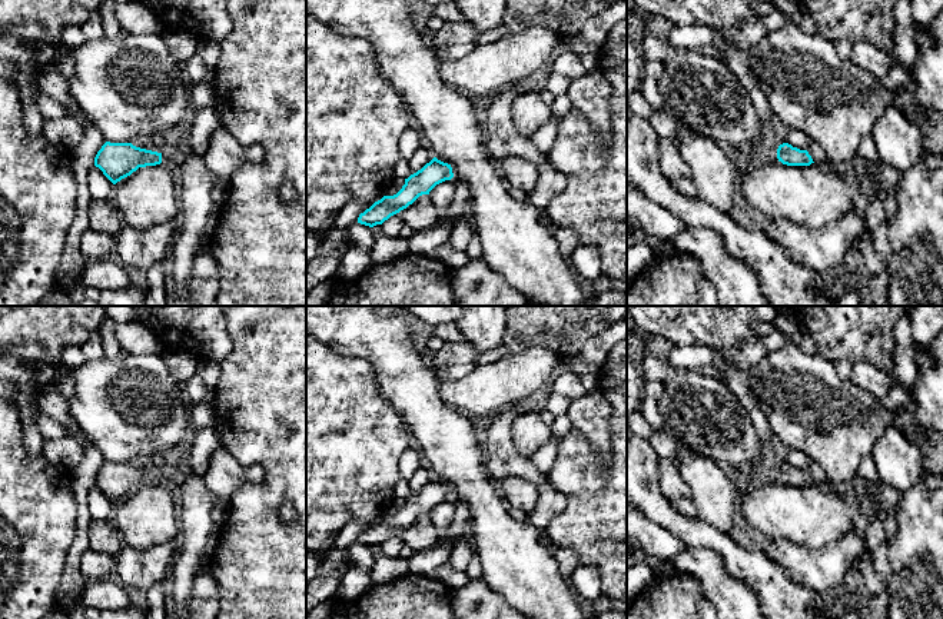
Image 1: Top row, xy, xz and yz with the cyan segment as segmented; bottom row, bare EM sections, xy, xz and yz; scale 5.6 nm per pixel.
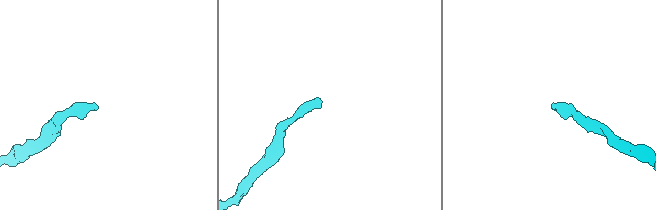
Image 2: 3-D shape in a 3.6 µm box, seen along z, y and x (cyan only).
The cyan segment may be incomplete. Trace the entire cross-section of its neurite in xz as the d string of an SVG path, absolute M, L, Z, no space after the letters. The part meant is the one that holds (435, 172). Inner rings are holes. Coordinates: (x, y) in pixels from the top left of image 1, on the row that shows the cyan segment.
M434 157L421 170L405 179L402 189L394 196L383 196L369 209L359 214L358 223L373 227L382 224L391 216L412 204L419 196L429 192L439 183L454 177L452 167Z

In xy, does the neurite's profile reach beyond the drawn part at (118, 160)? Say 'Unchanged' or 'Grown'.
Grown

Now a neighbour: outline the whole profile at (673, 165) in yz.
M660 137L658 140L660 164L664 176L671 182L675 179L690 179L691 170L685 164L677 142L674 139Z

